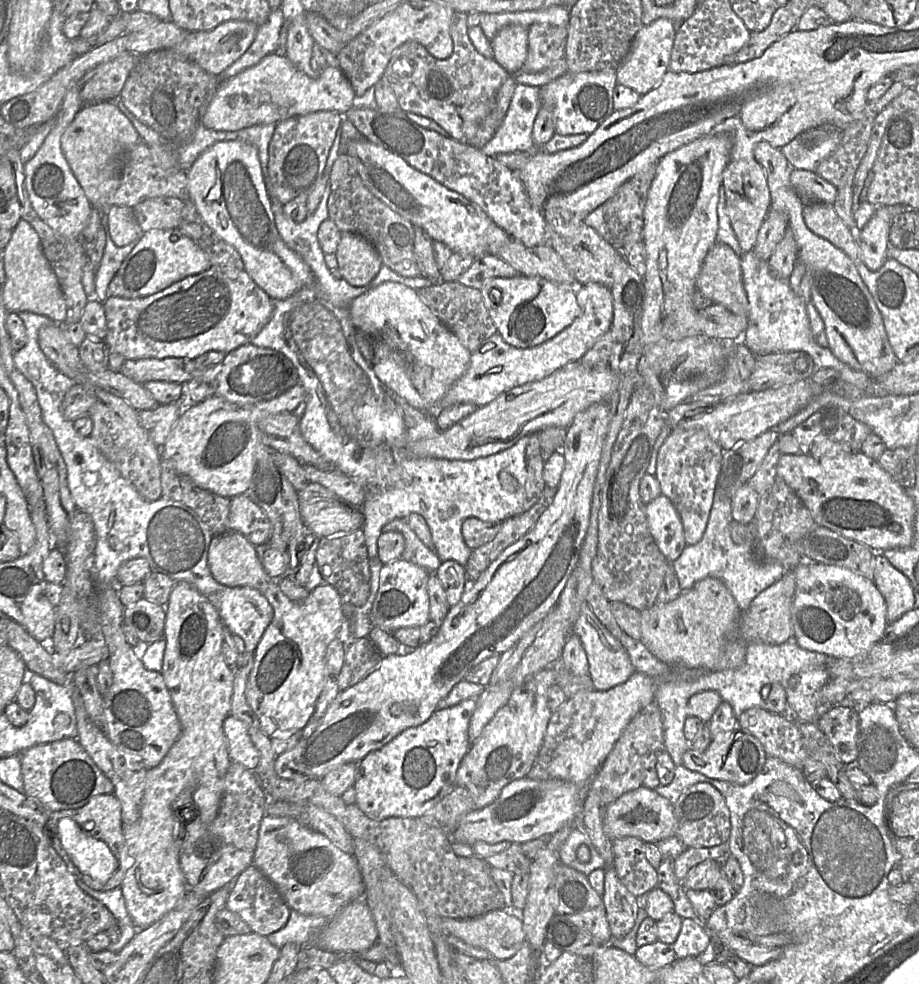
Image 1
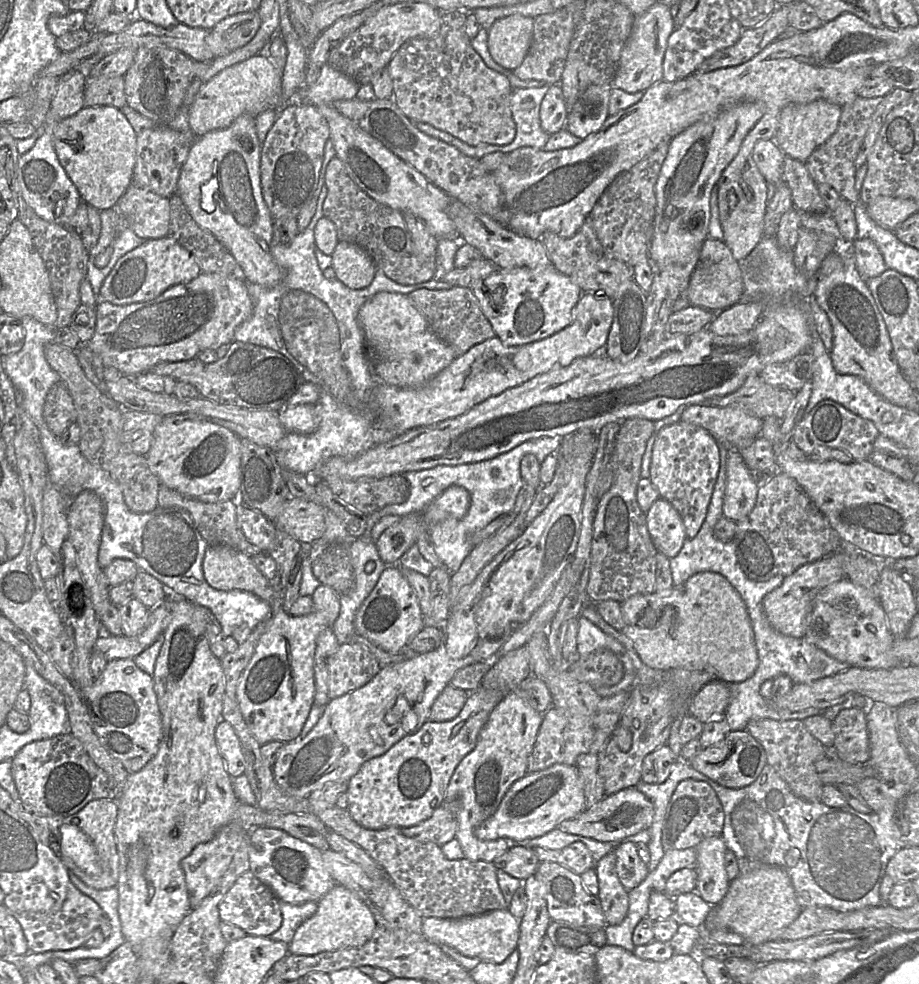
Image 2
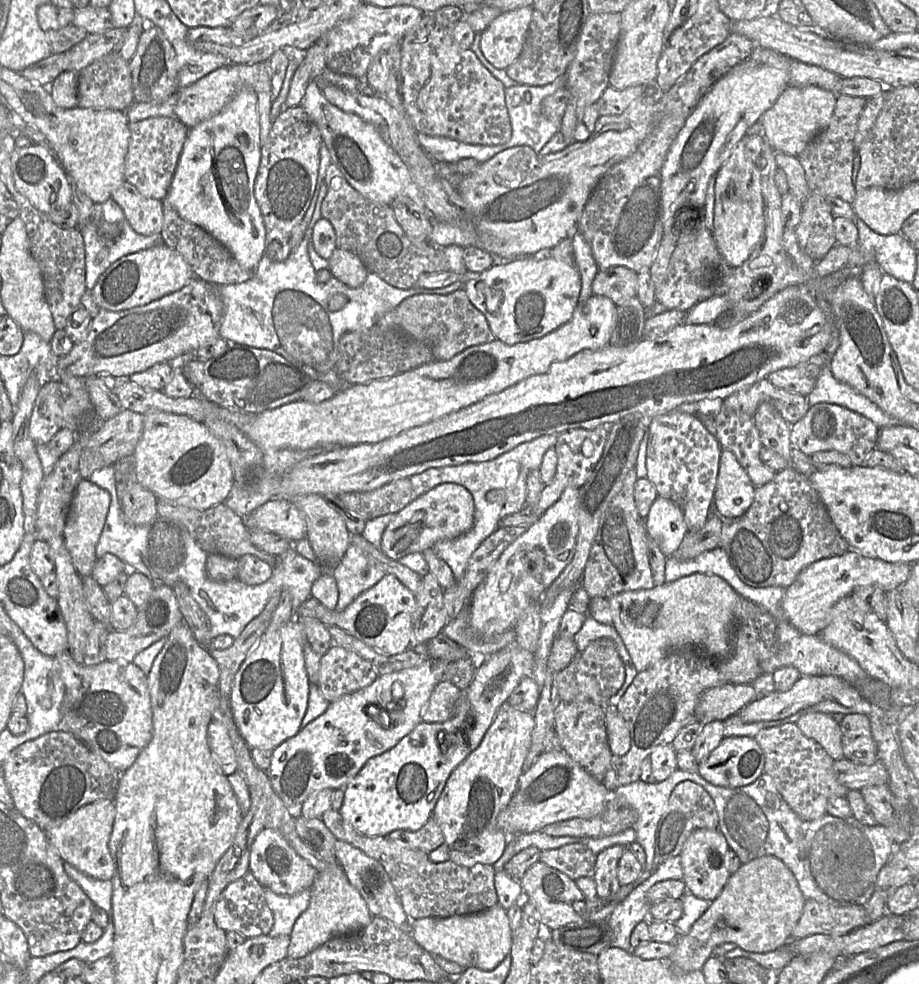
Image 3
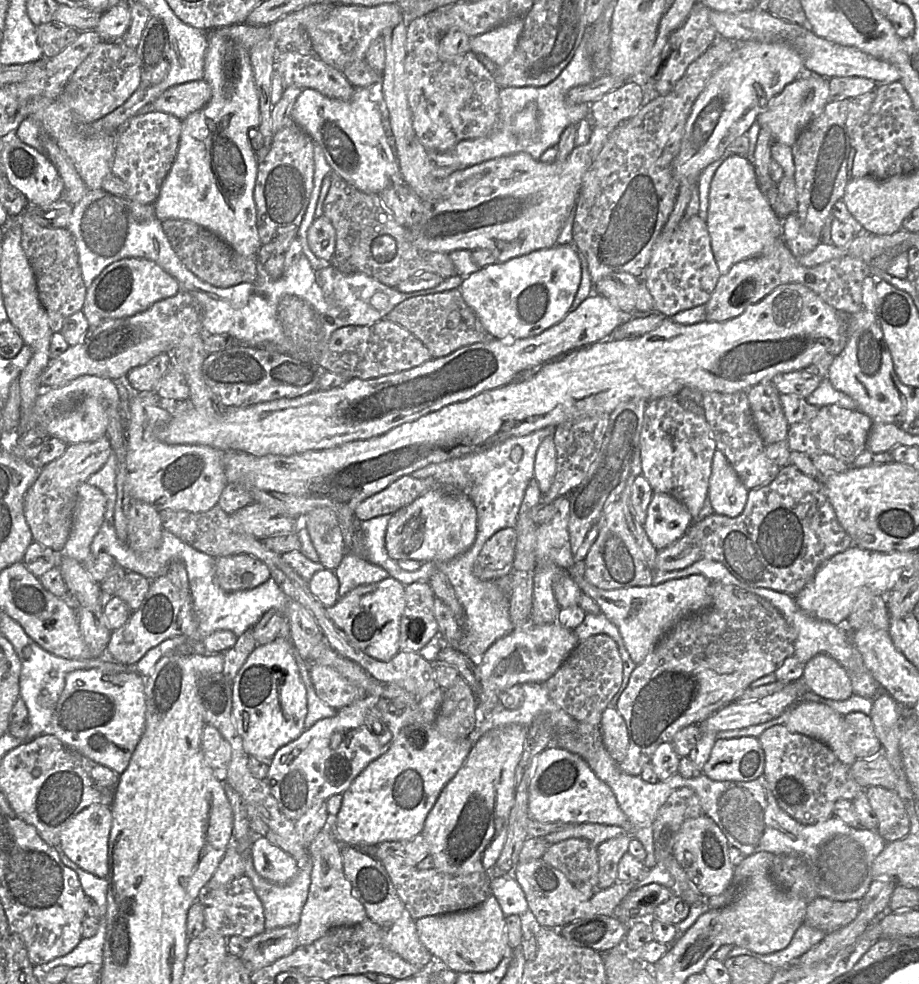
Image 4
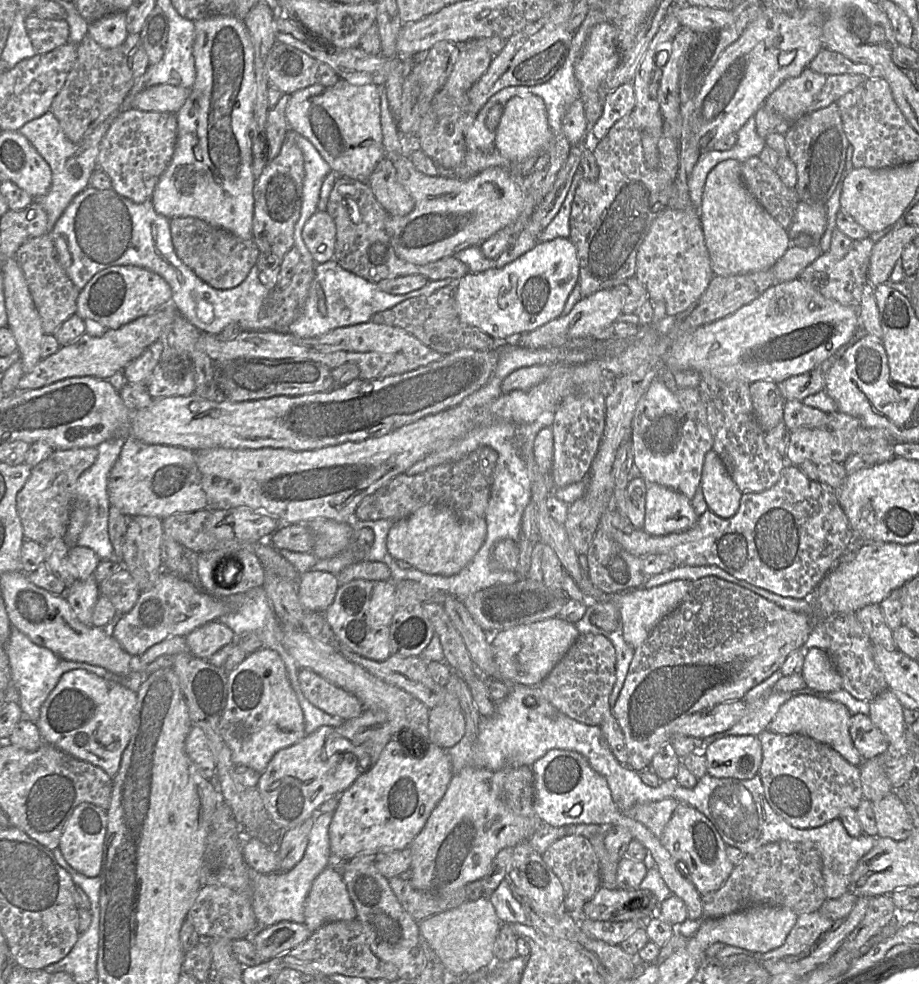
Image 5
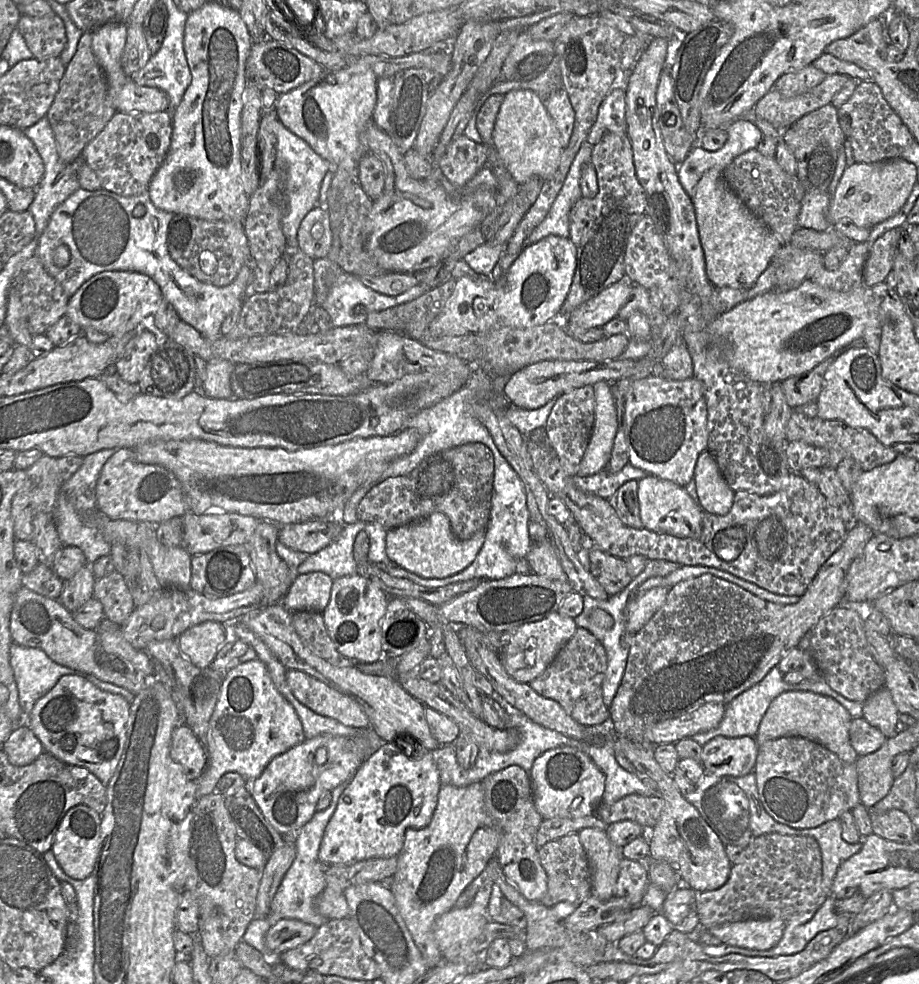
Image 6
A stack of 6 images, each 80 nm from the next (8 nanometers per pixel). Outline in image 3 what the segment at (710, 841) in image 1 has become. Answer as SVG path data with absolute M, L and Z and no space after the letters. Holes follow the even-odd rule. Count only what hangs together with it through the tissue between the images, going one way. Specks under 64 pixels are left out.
M684 781L673 790L658 823L655 835L655 855L652 870L656 870L665 860L678 856L691 833L697 829L718 829L719 819L715 804L700 785Z

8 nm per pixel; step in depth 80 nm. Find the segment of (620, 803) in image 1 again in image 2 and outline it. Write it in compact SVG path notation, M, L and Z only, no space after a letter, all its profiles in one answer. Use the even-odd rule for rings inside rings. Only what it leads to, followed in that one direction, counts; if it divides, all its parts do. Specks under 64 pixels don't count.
M626 788L603 799L576 817L563 821L557 828L601 842L618 842L636 833L648 830L654 817L653 803L637 788Z

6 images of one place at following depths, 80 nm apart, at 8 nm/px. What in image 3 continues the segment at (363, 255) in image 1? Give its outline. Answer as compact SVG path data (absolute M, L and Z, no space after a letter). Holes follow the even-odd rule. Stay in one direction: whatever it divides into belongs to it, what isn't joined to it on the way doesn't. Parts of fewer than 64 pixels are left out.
M336 248L329 259L329 271L350 288L358 288L365 282L369 271L352 251Z

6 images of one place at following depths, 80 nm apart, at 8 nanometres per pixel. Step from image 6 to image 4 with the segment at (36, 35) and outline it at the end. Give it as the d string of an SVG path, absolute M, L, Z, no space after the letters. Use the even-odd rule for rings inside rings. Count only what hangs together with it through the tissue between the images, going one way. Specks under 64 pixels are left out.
M50 22L36 26L37 41L44 57L54 57L70 45L80 31L61 23Z

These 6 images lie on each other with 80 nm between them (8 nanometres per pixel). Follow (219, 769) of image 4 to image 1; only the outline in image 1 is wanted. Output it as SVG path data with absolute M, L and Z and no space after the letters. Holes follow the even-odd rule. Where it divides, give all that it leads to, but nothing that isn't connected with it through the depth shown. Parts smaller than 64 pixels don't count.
M229 715L224 720L223 730L228 741L231 762L254 770L260 761L260 754L251 741L246 725Z

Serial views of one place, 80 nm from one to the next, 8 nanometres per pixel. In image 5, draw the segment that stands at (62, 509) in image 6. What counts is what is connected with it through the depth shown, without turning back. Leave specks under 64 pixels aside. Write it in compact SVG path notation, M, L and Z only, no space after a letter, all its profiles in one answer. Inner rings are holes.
M103 442L99 444L95 462L81 474L75 486L75 499L83 500L88 510L86 523L78 538L77 546L91 549L101 560L107 559L118 563L122 563L122 561L115 555L108 534L110 502L107 484L110 470L120 455L122 445L123 442Z

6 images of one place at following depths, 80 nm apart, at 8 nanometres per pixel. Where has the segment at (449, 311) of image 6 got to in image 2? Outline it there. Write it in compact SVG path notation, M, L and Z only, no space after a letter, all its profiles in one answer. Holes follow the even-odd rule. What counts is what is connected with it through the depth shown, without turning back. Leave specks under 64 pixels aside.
M554 267L499 269L469 289L477 298L495 336L508 346L532 343L567 327L583 293L577 284Z

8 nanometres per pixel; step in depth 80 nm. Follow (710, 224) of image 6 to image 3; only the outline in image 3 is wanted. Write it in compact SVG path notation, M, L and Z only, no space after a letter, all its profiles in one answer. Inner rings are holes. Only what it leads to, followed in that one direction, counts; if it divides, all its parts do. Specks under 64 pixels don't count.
M746 136L735 147L729 159L715 176L713 232L723 262L738 267L750 256L763 234L765 217L760 173L745 154Z

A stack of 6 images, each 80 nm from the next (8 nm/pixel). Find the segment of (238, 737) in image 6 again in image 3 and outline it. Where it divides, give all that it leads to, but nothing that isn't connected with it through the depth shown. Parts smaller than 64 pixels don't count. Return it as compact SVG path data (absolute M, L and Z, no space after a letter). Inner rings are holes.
M292 619L276 629L267 629L238 670L230 698L234 722L247 746L274 750L294 737L307 711L309 685L302 623Z

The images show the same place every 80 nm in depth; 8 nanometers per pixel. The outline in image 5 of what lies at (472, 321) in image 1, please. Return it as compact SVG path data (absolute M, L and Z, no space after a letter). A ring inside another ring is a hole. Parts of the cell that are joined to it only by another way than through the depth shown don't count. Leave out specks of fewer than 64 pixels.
M454 280L430 295L406 299L390 309L374 314L369 322L399 327L443 355L460 349L490 350L496 348L498 345L496 338L461 321L456 304L458 281Z

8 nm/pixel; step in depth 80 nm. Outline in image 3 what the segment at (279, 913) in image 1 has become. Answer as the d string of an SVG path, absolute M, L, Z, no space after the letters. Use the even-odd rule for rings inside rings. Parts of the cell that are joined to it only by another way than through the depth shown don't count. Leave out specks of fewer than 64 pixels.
M251 872L230 883L220 894L214 905L214 920L219 928L236 931L247 938L268 935L274 918L264 896L264 887Z

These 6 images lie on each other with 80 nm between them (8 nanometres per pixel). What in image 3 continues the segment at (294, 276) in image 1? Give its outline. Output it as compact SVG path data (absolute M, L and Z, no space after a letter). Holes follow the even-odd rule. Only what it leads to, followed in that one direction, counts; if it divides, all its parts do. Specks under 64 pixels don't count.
M244 87L218 114L189 129L168 194L163 200L164 204L173 207L181 218L210 233L230 251L243 268L253 272L265 254L267 237L263 217L254 194L260 160L258 98L252 88Z

